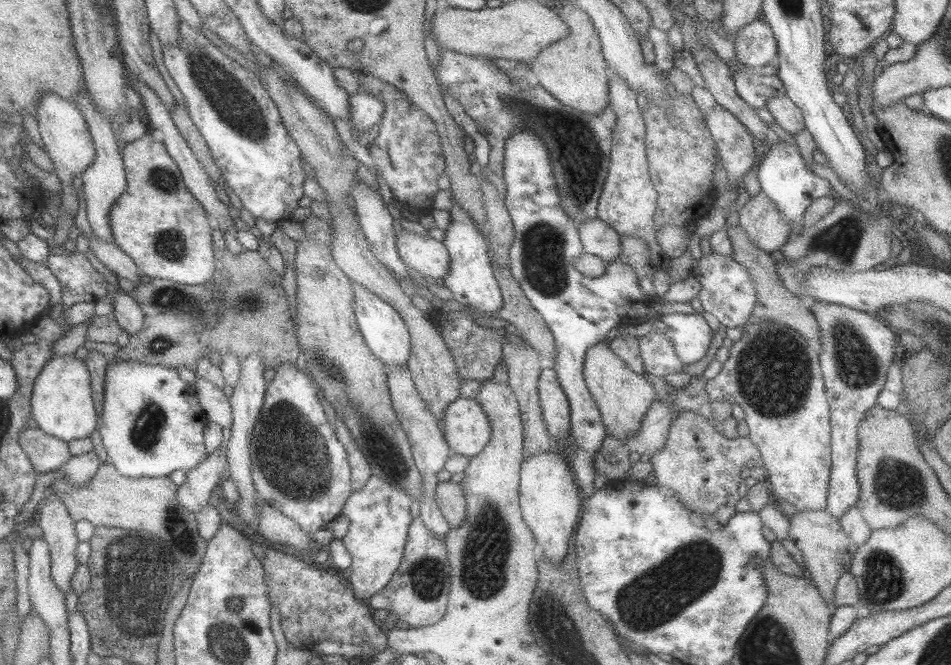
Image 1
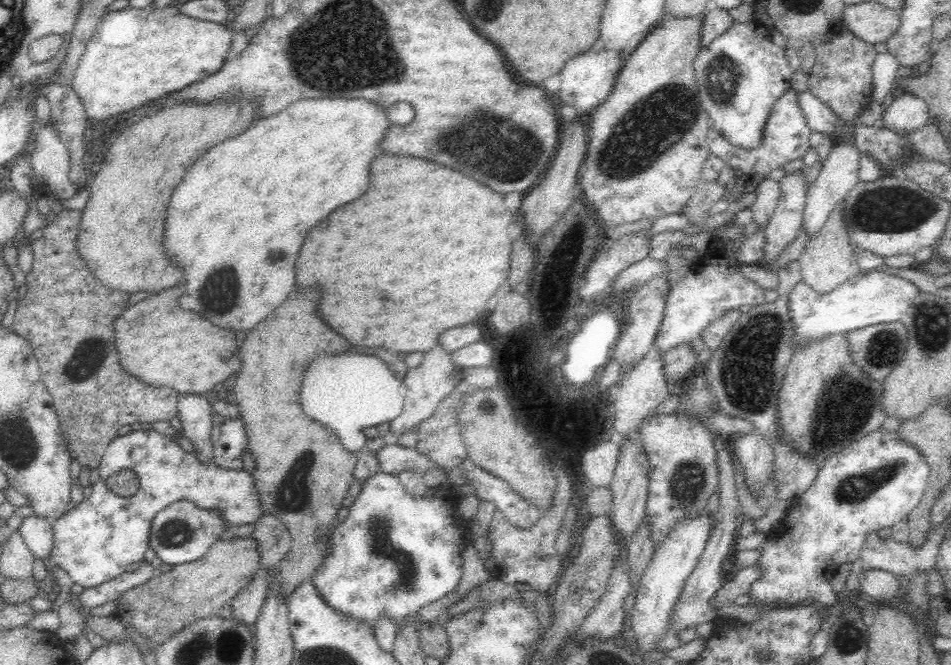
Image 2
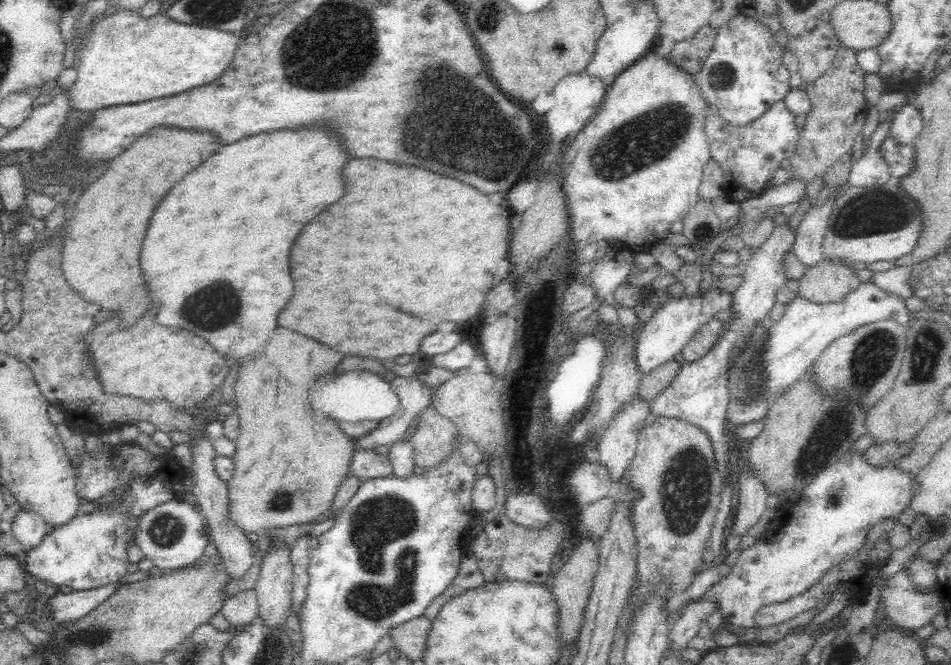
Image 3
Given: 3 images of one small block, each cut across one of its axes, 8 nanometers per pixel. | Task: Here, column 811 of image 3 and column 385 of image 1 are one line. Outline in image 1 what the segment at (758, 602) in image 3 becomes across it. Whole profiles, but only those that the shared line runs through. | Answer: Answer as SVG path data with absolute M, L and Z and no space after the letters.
M377 473L370 476L364 488L353 492L348 497L341 514L348 518L350 527L341 540L353 556L353 563L345 574L349 577L350 587L357 599L366 601L380 592L392 580L394 572L398 570L404 556L409 526L413 520L410 512L411 502L411 497L402 488L398 488L398 484L390 484L389 481L382 480L382 476L378 476Z

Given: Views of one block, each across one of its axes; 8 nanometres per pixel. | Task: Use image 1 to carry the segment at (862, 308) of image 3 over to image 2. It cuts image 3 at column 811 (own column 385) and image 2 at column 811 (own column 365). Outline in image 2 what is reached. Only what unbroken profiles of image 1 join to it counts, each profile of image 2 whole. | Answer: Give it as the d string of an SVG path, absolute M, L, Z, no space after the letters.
M876 269L861 271L854 278L840 284L838 288L824 294L817 293L806 282L801 281L790 290L788 296L788 312L796 329L792 348L832 333L849 333L873 324L901 321L918 293L917 286L908 282L906 278L898 278Z

